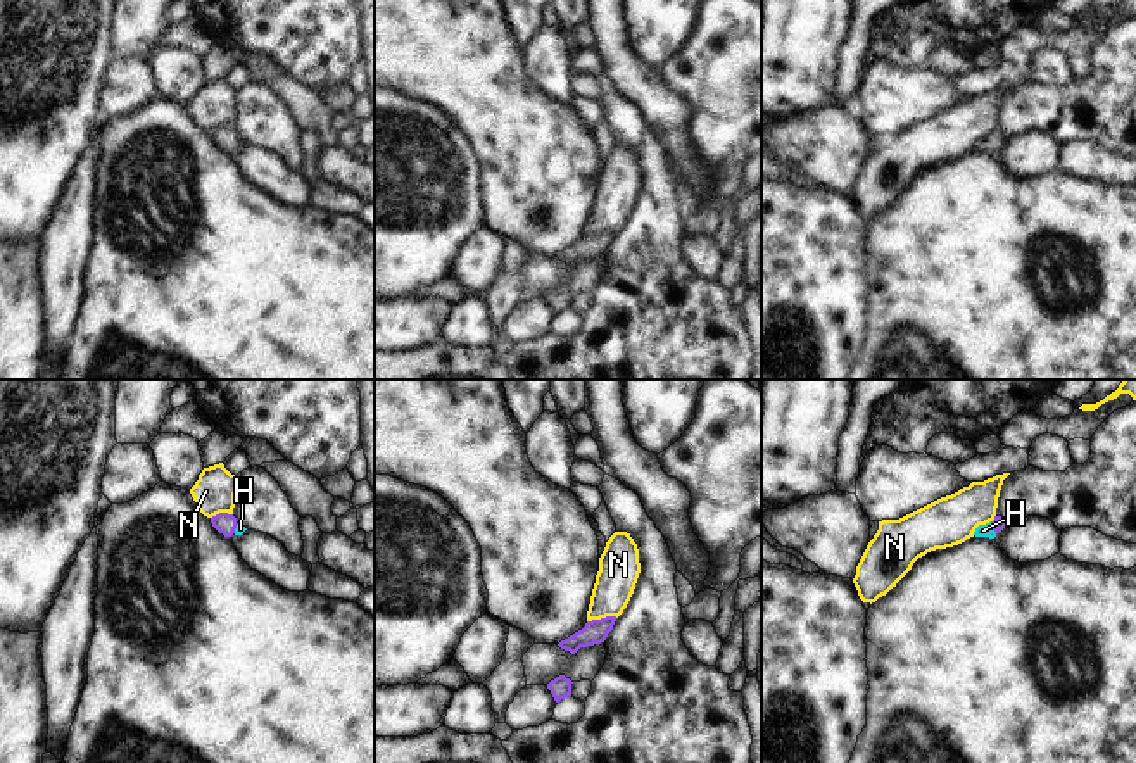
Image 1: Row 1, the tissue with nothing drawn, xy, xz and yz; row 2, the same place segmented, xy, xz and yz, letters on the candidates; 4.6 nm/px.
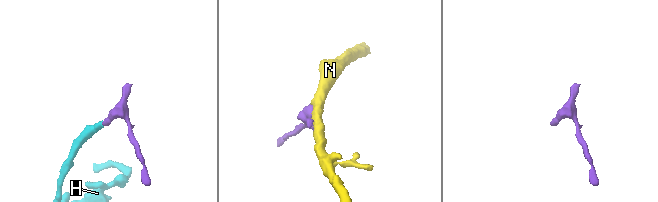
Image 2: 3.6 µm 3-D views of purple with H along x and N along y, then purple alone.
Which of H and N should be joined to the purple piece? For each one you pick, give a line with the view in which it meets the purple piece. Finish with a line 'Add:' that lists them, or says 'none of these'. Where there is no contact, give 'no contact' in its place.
H: contact in yz
Add: H

